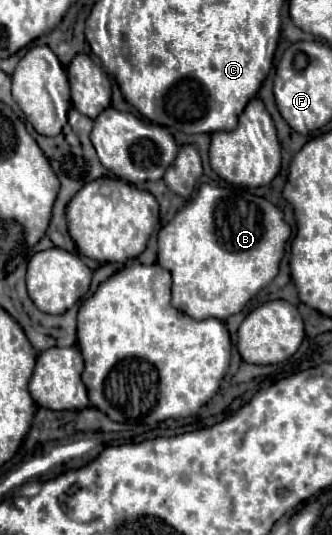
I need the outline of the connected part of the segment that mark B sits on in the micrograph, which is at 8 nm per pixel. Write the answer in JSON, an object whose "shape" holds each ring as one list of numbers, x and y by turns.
{"shape":[[202,184,196,196,158,232,158,264,172,274,172,306,186,312,196,320,218,318,226,320,238,314,248,300,252,300,276,274,280,258,284,256,286,242,292,230,284,222,280,208,266,198,258,198,236,188,218,188]]}

